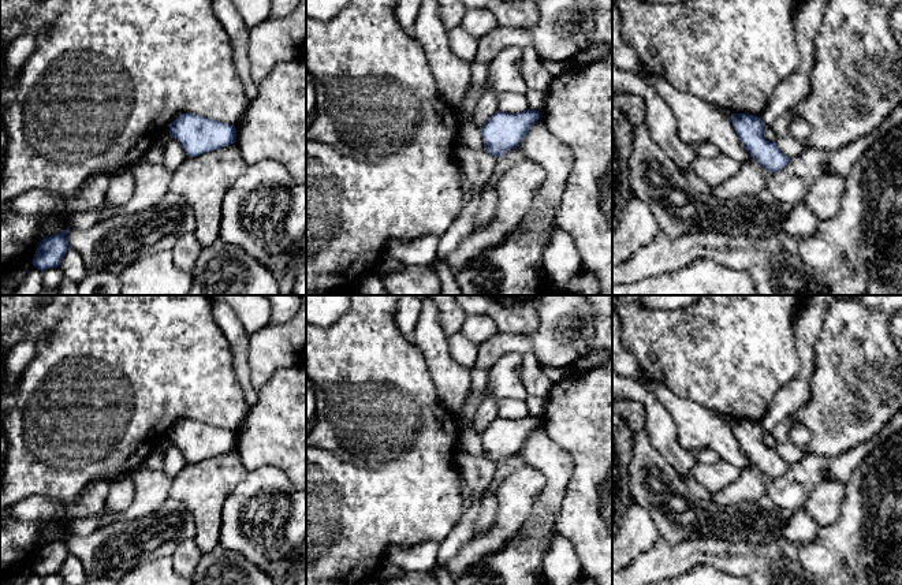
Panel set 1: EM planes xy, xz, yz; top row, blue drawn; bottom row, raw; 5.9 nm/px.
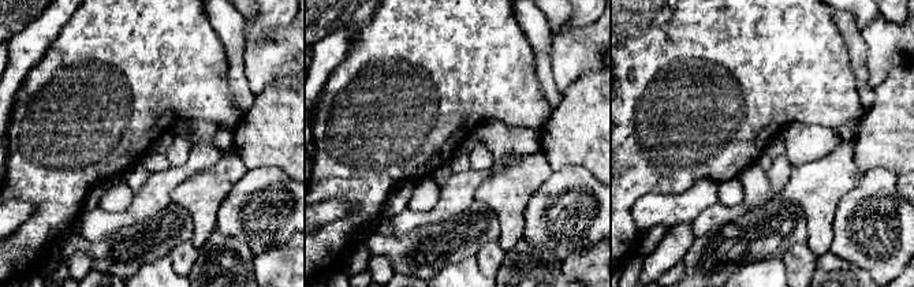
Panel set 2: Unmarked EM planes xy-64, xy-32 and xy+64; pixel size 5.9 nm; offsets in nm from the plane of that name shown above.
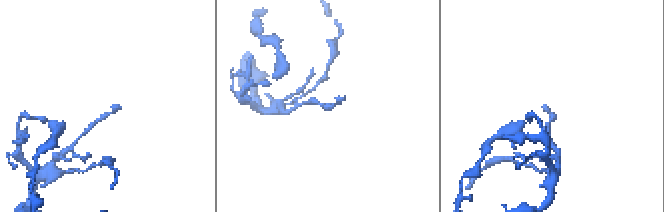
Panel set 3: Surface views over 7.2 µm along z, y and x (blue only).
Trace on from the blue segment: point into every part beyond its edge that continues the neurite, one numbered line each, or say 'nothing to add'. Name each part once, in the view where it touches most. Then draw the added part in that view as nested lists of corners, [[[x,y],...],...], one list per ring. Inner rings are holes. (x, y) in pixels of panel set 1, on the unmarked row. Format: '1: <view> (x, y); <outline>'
nothing to add

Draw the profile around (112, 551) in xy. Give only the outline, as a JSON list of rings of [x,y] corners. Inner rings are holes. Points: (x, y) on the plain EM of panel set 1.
[[[167,499],[159,510],[144,518],[115,521],[86,537],[70,532],[67,548],[81,560],[87,578],[107,577],[120,581],[139,563],[171,556],[182,541],[193,541],[195,534],[197,525],[193,513],[182,502]]]

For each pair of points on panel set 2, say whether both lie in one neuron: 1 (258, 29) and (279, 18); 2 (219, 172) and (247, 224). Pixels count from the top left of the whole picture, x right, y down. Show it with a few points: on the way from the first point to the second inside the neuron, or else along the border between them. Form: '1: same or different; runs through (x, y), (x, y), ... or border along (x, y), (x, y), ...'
1: same; runs through (264, 23), (273, 18)
2: different; border along (247, 170), (223, 200), (217, 212), (217, 220)

